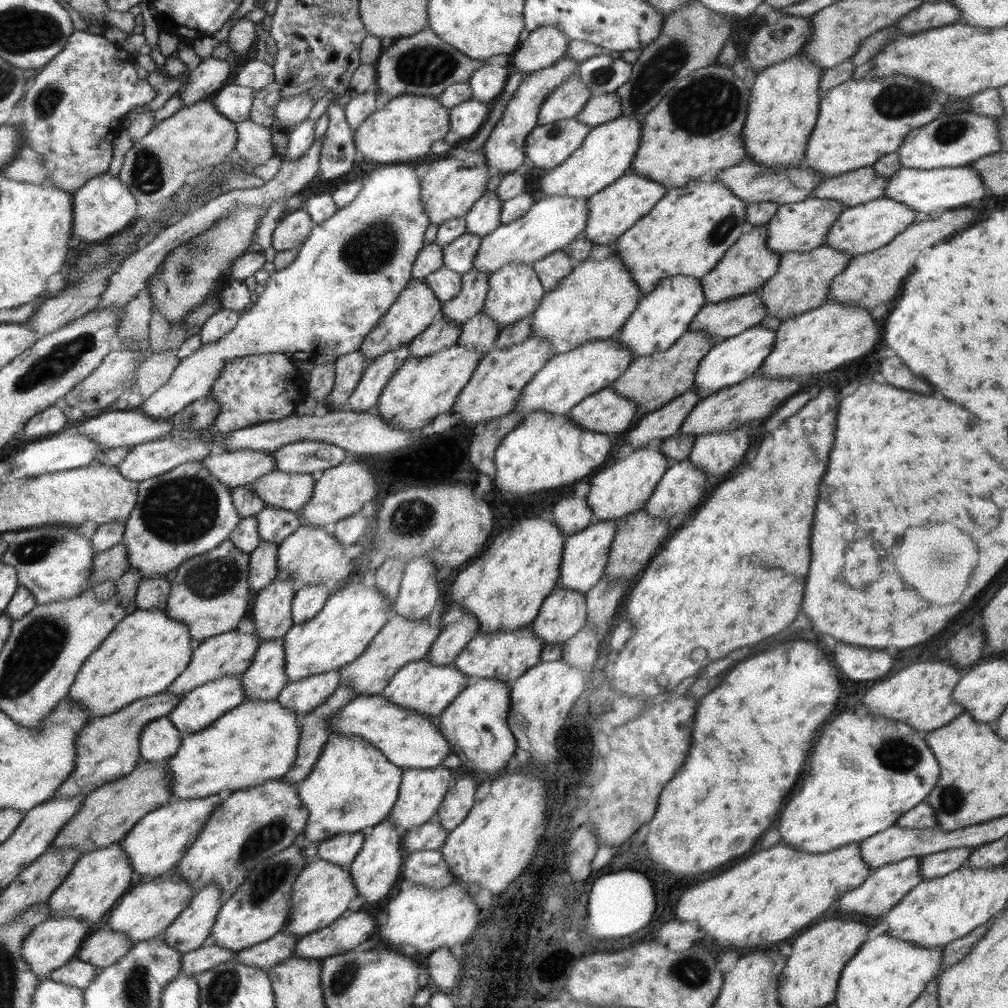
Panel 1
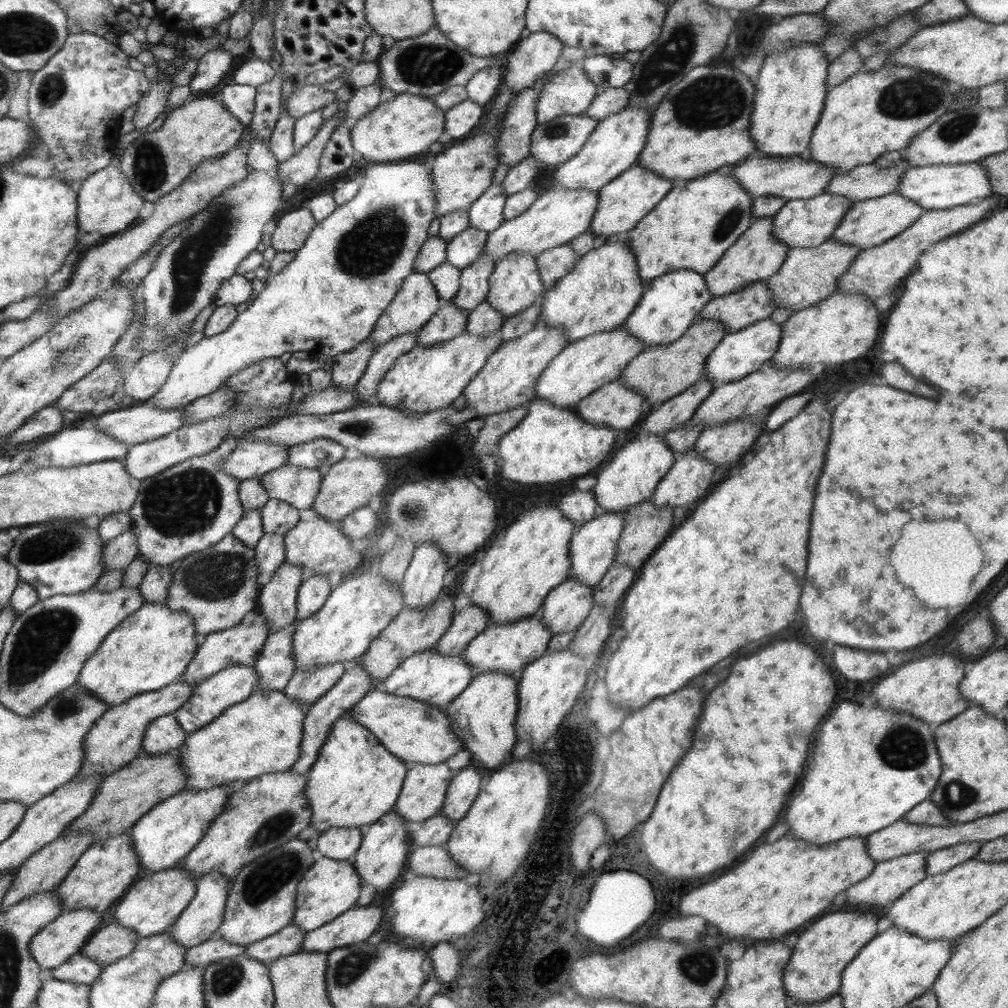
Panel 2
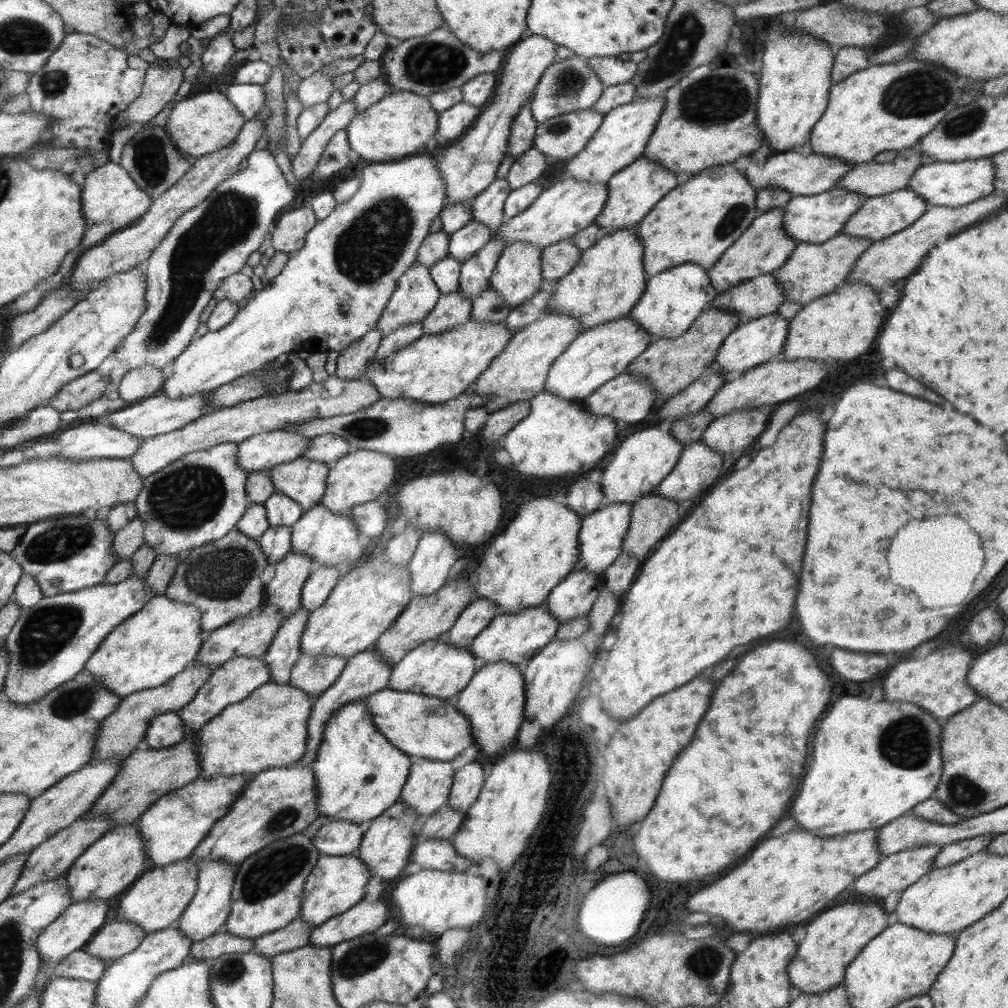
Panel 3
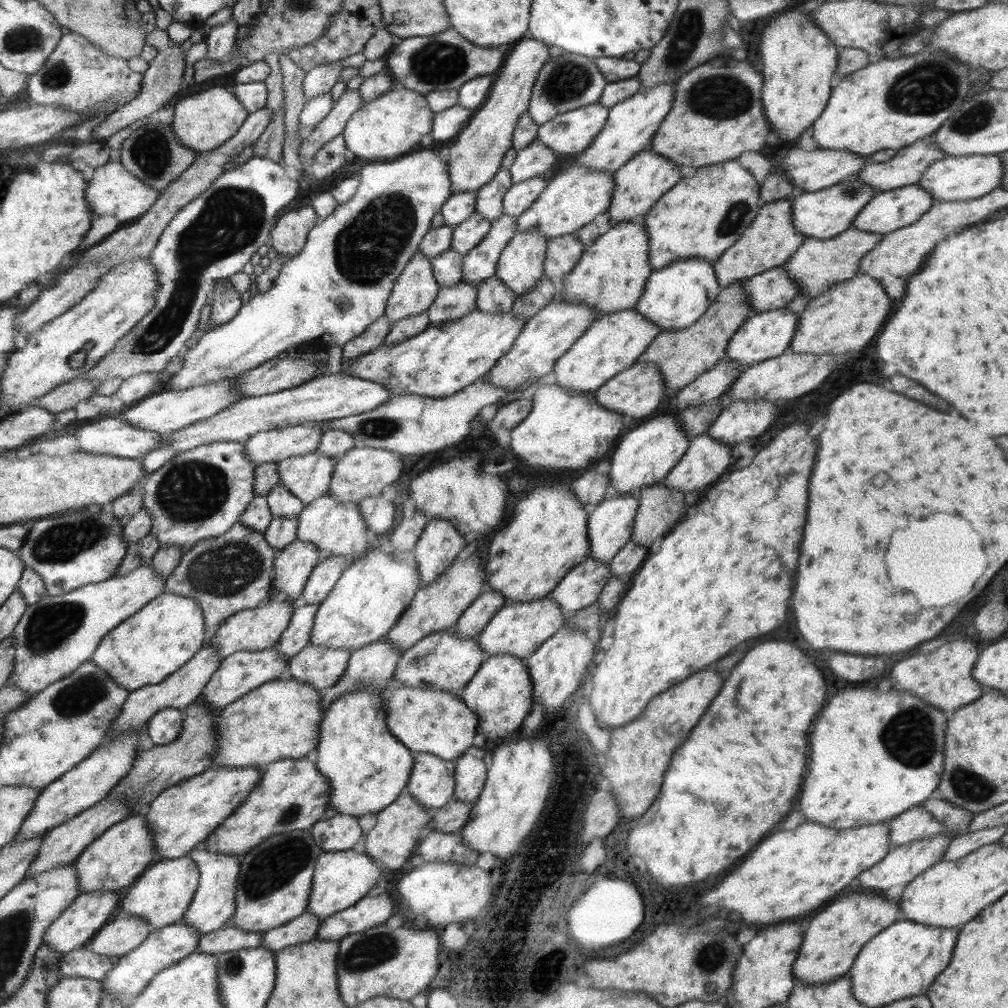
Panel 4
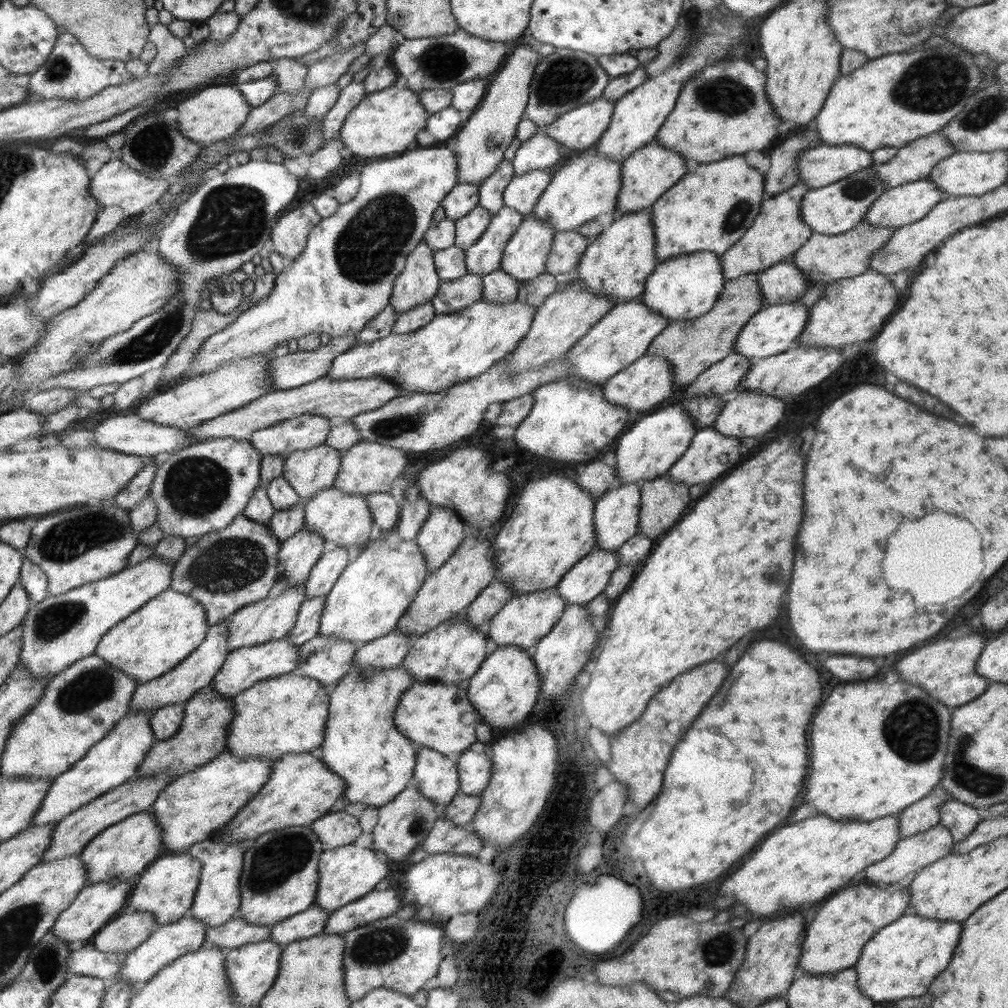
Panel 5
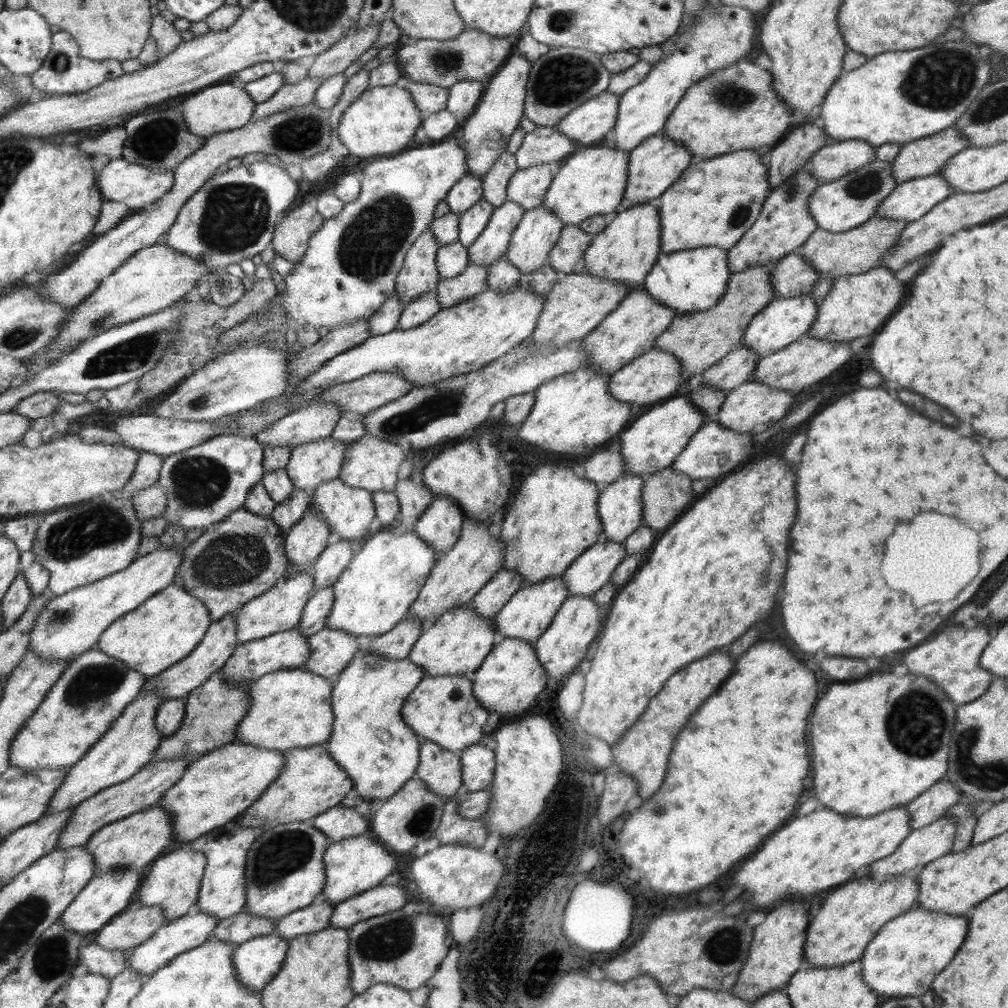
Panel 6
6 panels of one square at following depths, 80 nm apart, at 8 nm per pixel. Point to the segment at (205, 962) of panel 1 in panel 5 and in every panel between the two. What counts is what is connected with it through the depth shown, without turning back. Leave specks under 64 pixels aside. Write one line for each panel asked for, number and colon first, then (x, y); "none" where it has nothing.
2: (215, 949)
3: (221, 943)
4: (227, 938)
5: (235, 932)

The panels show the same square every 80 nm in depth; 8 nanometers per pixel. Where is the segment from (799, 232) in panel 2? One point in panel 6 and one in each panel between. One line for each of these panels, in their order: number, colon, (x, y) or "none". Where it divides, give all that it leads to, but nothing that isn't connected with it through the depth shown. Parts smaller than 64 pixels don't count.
3: (815, 219)
4: (819, 214)
5: (834, 209)
6: (844, 204)

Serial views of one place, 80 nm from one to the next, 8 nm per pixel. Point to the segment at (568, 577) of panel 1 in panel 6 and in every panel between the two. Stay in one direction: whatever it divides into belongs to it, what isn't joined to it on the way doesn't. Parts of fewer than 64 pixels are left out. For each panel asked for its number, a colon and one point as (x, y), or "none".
2: (592, 549)
3: (601, 534)
4: (610, 523)
5: (616, 513)
6: (620, 508)

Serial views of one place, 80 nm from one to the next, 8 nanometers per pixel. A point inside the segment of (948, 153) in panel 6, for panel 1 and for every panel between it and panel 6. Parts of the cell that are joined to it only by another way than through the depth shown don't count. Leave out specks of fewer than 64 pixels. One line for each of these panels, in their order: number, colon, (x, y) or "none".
1: (862, 185)
2: (866, 181)
3: (871, 179)
4: (905, 168)
5: (915, 161)

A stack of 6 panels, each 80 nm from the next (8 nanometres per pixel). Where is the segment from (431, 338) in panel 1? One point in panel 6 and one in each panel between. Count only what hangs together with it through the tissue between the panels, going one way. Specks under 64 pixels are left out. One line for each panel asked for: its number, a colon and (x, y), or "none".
2: (449, 320)
3: (451, 310)
4: (452, 302)
5: (453, 295)
6: (450, 291)

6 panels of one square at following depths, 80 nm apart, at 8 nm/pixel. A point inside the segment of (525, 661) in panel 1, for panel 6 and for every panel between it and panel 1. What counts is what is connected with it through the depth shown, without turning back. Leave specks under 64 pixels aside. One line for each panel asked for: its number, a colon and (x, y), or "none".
2: (508, 648)
3: (515, 638)
4: (519, 629)
5: (526, 618)
6: (527, 615)

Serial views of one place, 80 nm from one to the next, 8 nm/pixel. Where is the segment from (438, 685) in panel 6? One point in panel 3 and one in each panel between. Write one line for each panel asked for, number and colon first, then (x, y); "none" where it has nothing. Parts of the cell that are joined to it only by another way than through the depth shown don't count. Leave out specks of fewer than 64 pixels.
3: (425, 726)
4: (437, 722)
5: (427, 714)

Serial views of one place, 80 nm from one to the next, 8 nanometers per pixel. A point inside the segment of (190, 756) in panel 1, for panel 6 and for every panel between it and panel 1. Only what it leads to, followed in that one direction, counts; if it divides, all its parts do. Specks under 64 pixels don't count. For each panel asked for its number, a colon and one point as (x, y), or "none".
2: (263, 735)
3: (268, 728)
4: (280, 719)
5: (287, 714)
6: (289, 709)

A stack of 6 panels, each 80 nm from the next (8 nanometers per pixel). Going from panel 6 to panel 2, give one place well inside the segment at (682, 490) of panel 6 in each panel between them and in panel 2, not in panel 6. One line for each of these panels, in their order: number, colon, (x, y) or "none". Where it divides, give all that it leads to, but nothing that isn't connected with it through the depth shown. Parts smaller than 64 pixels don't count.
2: (646, 526)
3: (653, 517)
4: (658, 512)
5: (663, 501)

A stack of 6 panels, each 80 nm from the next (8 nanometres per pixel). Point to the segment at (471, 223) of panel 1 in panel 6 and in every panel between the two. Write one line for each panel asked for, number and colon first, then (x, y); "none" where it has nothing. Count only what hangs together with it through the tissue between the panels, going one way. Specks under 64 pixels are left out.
2: (486, 213)
3: (487, 206)
4: (489, 200)
5: (491, 192)
6: (495, 182)

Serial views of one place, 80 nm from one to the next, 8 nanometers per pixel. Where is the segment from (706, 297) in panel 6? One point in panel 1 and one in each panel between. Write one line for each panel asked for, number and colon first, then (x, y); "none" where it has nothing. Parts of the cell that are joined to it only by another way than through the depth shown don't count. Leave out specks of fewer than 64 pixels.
1: (662, 316)
2: (671, 303)
3: (672, 300)
4: (676, 296)
5: (685, 287)

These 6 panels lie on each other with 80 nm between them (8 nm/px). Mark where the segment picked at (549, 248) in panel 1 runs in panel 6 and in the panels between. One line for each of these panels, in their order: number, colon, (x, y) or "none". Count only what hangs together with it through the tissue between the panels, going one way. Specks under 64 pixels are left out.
2: (555, 218)
3: (571, 205)
4: (574, 197)
5: (587, 186)
6: (593, 181)

